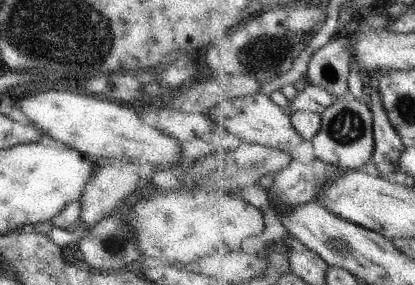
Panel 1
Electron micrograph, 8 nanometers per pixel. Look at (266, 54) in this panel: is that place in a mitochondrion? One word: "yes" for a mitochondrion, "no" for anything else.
yes

